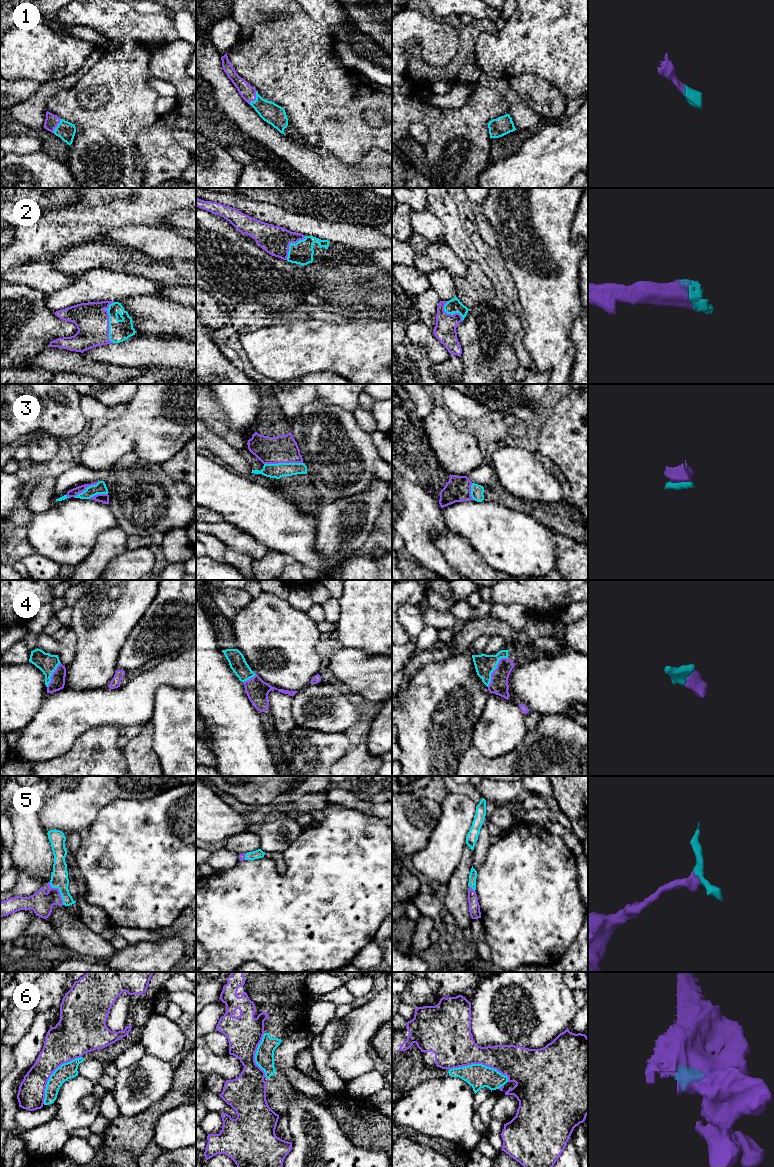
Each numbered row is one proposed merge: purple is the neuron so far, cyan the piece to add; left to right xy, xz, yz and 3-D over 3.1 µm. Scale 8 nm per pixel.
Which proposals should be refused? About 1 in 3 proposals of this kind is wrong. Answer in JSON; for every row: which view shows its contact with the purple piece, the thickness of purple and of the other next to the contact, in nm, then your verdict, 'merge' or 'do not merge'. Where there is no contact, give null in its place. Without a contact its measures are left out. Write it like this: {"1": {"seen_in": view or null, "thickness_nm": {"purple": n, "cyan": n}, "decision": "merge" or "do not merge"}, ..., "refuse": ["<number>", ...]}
{"1": {"seen_in": "xz", "thickness_nm": {"purple": 120, "cyan": 160}, "decision": "merge"}, "2": {"seen_in": "xy", "thickness_nm": {"purple": 260, "cyan": 180}, "decision": "merge"}, "3": {"seen_in": "xz", "thickness_nm": {"purple": 220, "cyan": 120}, "decision": "merge"}, "4": {"seen_in": "yz", "thickness_nm": {"purple": 140, "cyan": 160}, "decision": "merge"}, "5": {"seen_in": "xy", "thickness_nm": {"purple": 180, "cyan": 140}, "decision": "merge"}, "6": {"seen_in": "yz", "thickness_nm": {"purple": 320, "cyan": 200}, "decision": "do not merge"}, "refuse": ["6"]}

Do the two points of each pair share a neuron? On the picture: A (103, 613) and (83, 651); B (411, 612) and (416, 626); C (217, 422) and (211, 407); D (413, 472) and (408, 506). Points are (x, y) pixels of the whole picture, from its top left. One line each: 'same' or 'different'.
A: same
B: same
C: same
D: different

